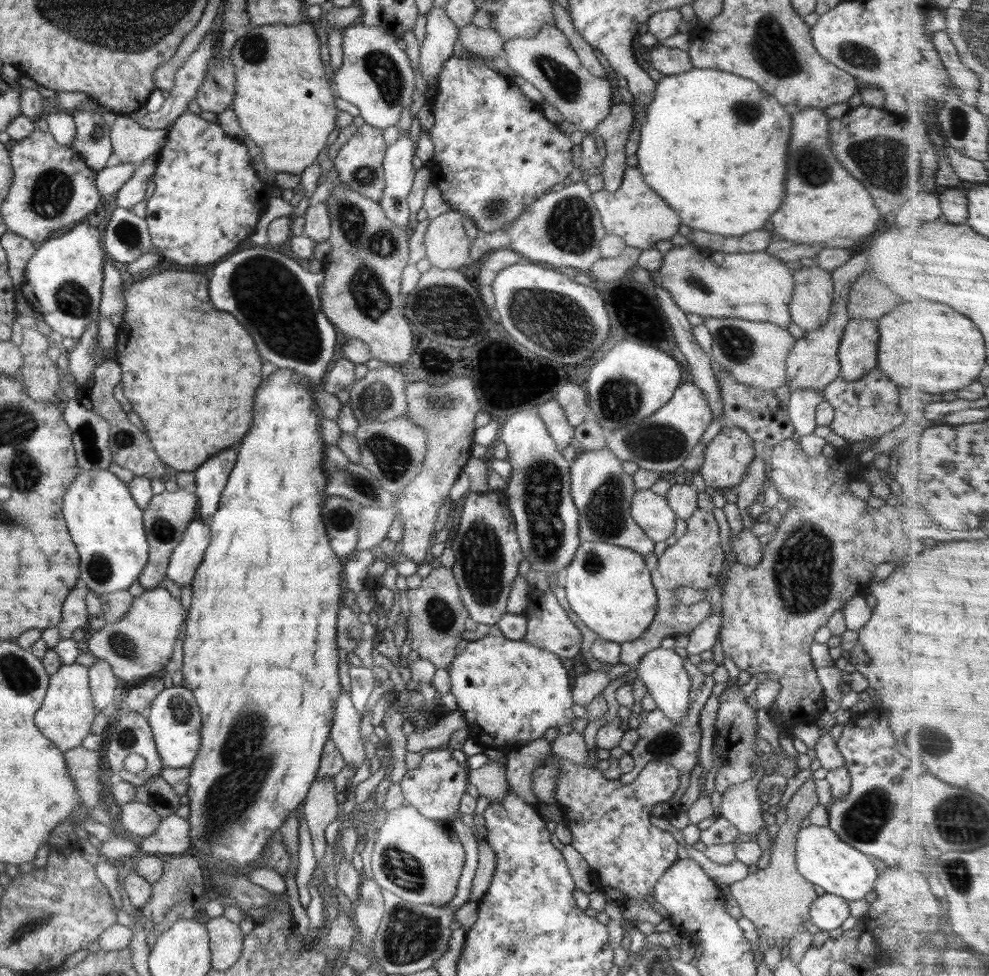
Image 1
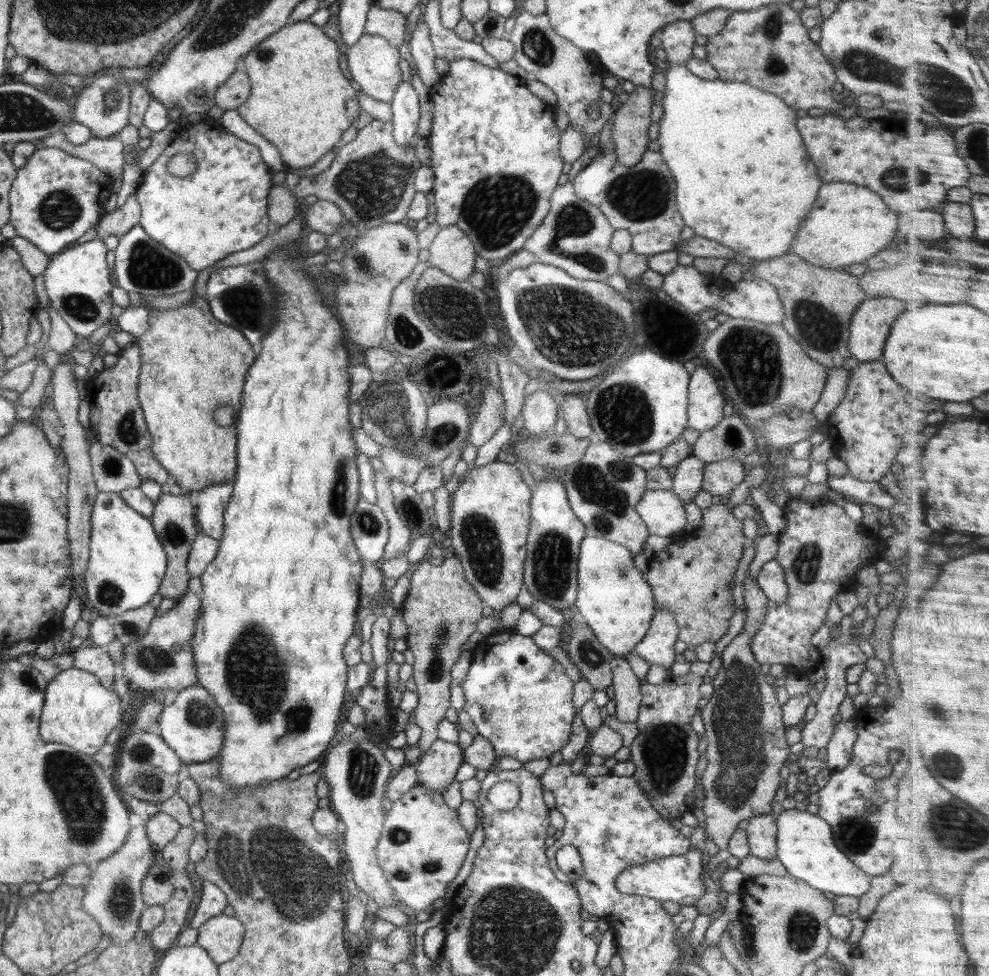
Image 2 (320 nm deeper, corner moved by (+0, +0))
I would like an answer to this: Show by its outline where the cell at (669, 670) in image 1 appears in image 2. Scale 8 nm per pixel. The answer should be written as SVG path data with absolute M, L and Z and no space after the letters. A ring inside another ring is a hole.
M655 610L649 629L635 650L646 662L664 666L670 671L674 664L674 643L679 638L679 628L672 611Z

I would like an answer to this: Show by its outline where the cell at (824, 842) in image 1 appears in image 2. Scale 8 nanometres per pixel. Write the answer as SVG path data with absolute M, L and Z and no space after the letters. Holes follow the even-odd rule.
M794 808L793 810L784 810L780 816L776 818L777 830L777 858L782 863L786 871L792 877L807 882L815 889L821 890L823 893L832 892L835 896L862 896L870 890L871 876L865 874L858 866L854 865L838 850L834 843L831 827L817 815L810 812L800 812Z

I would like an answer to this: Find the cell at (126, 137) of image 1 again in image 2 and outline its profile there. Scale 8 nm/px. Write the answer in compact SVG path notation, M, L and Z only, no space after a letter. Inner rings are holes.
M58 131L44 138L42 146L62 149L75 157L86 159L113 179L122 177L125 163L124 145L117 136L90 137L85 143L76 146L62 131Z

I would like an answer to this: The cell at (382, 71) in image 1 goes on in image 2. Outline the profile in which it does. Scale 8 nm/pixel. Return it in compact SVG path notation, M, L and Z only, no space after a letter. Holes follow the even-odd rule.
M364 33L356 44L347 48L347 55L344 68L349 79L358 82L362 92L370 98L392 104L396 87L402 81L402 73L398 66L398 62L400 62L399 49L381 36Z

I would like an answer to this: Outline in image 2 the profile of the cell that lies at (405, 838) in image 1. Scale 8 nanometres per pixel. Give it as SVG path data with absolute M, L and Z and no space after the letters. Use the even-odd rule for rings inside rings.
M416 784L391 806L391 810L385 816L377 844L376 860L378 860L378 866L388 879L391 889L394 890L399 901L404 902L406 906L410 906L416 912L424 910L431 914L435 910L434 900L444 898L448 884L456 878L460 871L468 853L471 835L461 826L457 810L446 806L443 795L426 790L422 784Z

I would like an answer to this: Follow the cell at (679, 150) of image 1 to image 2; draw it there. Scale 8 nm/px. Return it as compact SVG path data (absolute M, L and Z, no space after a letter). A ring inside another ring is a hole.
M671 64L666 72L666 88L662 92L664 115L654 128L654 136L660 144L660 154L664 157L670 172L675 180L675 199L679 213L682 215L686 226L695 230L696 235L715 240L724 246L731 248L737 254L746 255L753 262L770 260L789 253L792 240L797 235L798 228L810 214L814 200L818 196L820 178L816 174L814 161L808 154L803 138L797 129L797 112L789 108L785 102L775 94L754 88L745 82L728 82L720 80L704 80L692 74L686 65Z

